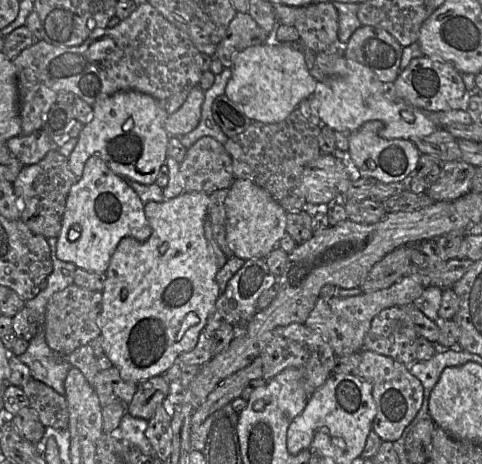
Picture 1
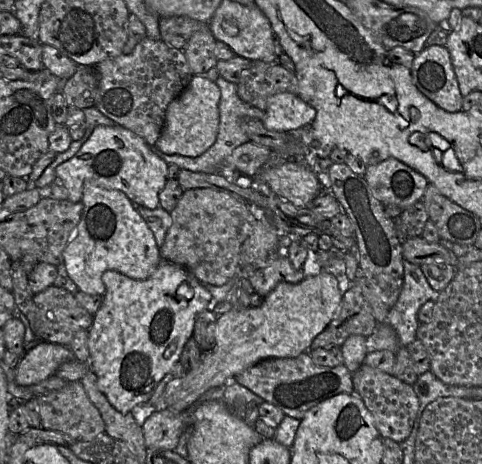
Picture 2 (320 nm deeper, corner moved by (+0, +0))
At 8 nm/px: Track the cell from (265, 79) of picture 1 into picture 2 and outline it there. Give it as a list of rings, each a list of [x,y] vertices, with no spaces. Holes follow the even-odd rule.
[[[282,92],[269,98],[262,123],[271,131],[296,133],[315,116],[314,107],[299,96]]]

